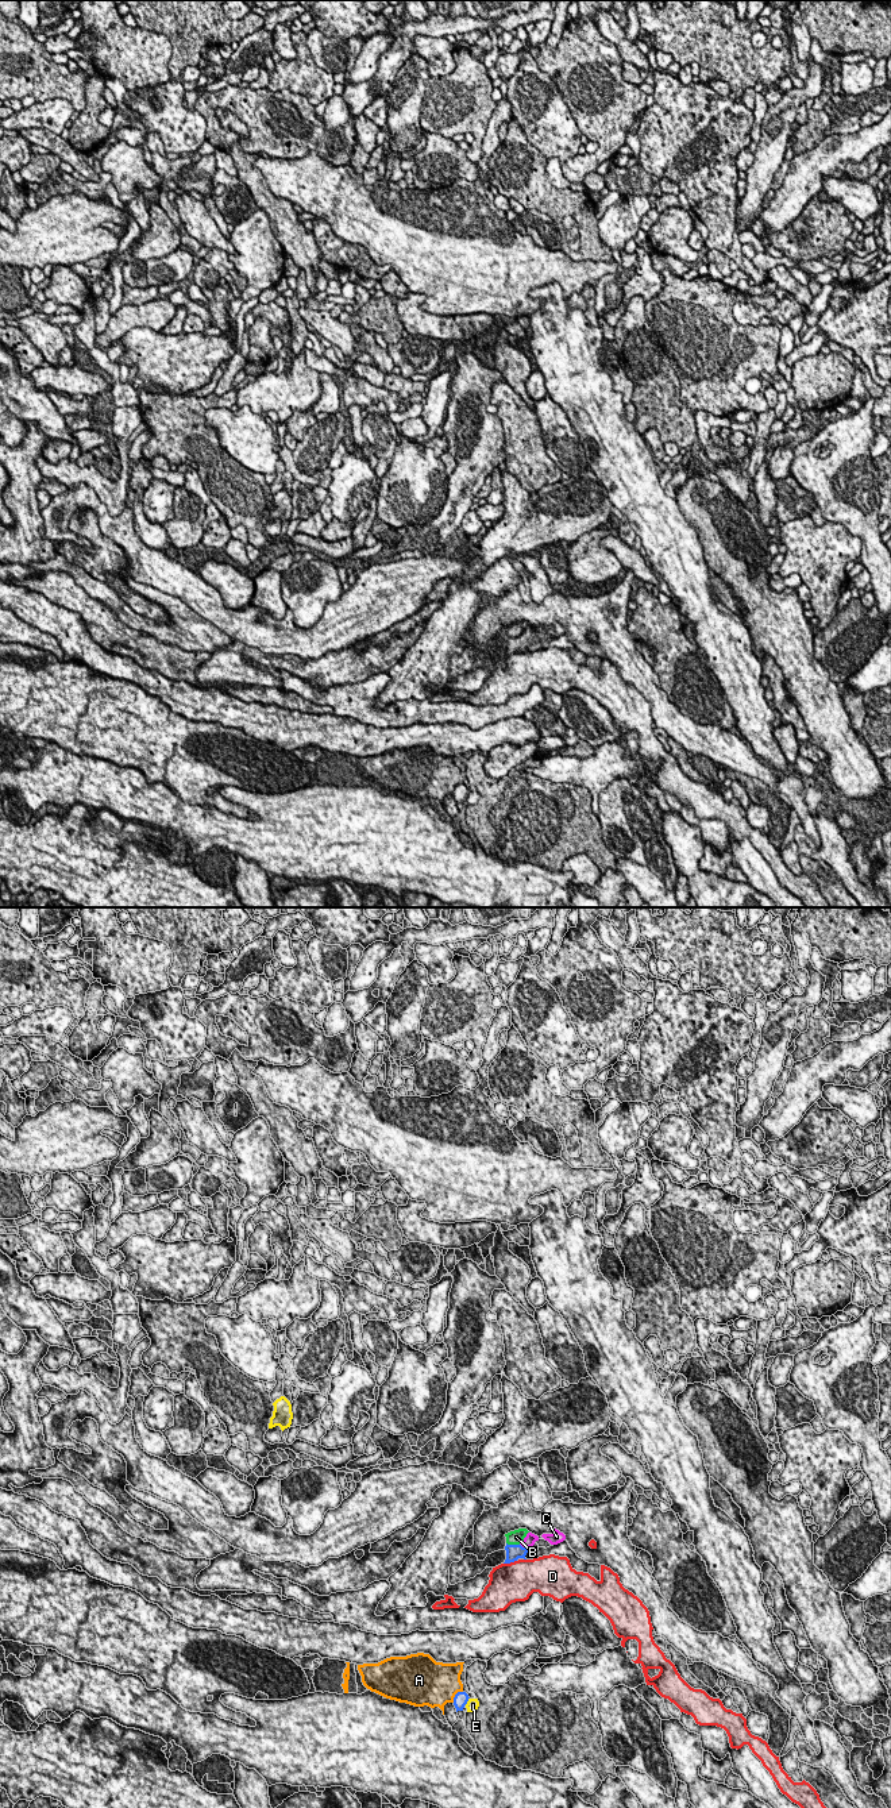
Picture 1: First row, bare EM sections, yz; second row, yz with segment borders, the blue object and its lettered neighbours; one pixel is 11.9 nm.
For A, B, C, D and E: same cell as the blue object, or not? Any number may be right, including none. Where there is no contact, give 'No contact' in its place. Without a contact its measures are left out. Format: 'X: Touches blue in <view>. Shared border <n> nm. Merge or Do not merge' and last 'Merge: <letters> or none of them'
A: Touches blue in yz. Shared border 190 nm. Do not merge
B: Touches blue in yz. Shared border 160 nm. Do not merge
C: Touches blue in yz. Shared border 120 nm. Merge
D: Touches blue in yz. Shared border 170 nm. Do not merge
E: Touches blue in yz. Shared border 110 nm. Do not merge
Merge: C

